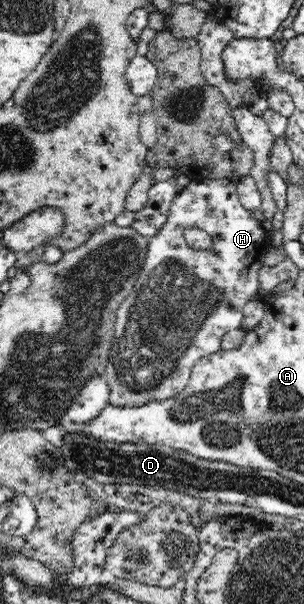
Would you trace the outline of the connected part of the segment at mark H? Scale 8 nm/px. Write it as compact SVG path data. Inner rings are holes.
M205 174L201 181L190 181L189 186L179 189L177 194L173 196L173 202L171 202L169 206L169 214L165 224L163 224L161 230L159 230L155 236L148 239L146 257L144 258L140 275L136 280L132 292L125 298L125 301L122 302L121 307L116 312L114 339L105 370L105 377L110 390L111 405L131 408L133 406L147 404L147 402L151 401L167 400L169 398L174 398L178 392L181 392L181 390L185 388L190 380L195 364L201 360L201 358L218 352L222 348L223 336L236 329L242 329L244 307L249 301L254 300L262 293L258 279L258 269L264 267L262 263L265 254L267 254L268 250L272 250L272 246L269 242L270 239L267 235L267 231L263 229L261 223L251 215L251 211L241 204L235 182L233 183L225 177L217 179ZM185 228L201 228L201 230L205 230L212 238L211 249L195 250L189 247L183 238L183 230L185 230Z

